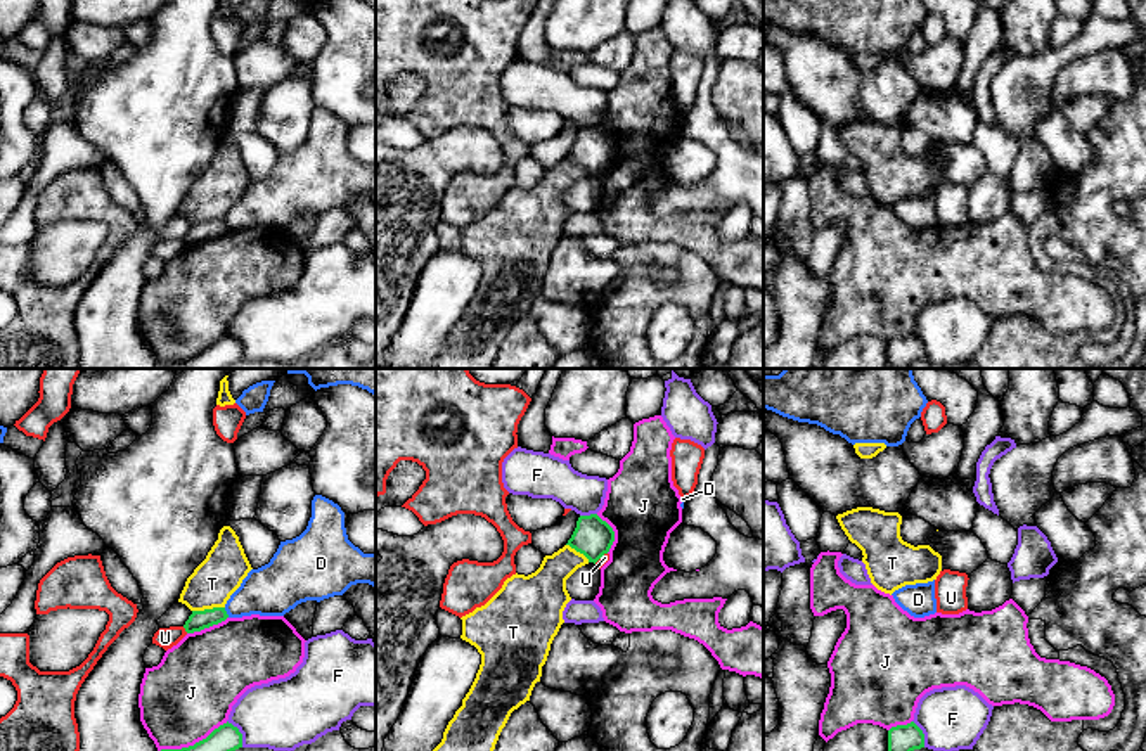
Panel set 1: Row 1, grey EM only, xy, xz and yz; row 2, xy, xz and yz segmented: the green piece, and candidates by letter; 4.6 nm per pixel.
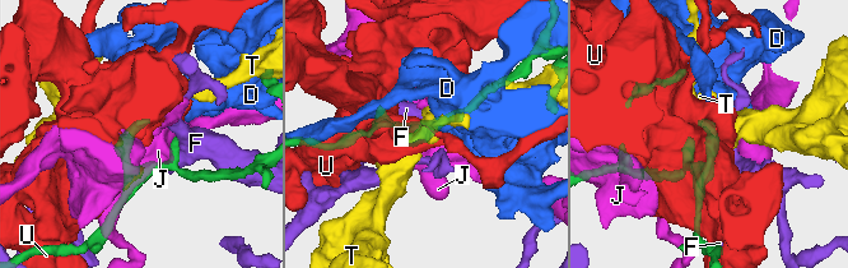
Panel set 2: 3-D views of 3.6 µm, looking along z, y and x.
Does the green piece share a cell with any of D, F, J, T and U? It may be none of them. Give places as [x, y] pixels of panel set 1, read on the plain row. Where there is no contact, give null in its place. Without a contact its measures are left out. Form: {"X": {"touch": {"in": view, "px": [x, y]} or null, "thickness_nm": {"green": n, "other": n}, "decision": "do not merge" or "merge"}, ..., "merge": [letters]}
{"D": {"touch": {"in": "xy", "px": [225, 225]}, "thickness_nm": {"green": 90, "other": 240}, "decision": "do not merge"}, "F": {"touch": {"in": "xz", "px": [587, 128]}, "thickness_nm": {"green": 190, "other": 190}, "decision": "do not merge"}, "J": {"touch": {"in": "xy", "px": [206, 239]}, "thickness_nm": {"green": 90, "other": 400}, "decision": "do not merge"}, "T": {"touch": {"in": "xy", "px": [208, 222]}, "thickness_nm": {"green": 90, "other": 200}, "decision": "do not merge"}, "U": {"touch": {"in": "xy", "px": [186, 243]}, "thickness_nm": {"green": 90, "other": 100}, "decision": "do not merge"}, "merge": []}

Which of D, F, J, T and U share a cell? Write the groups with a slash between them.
D / F / J / T / U

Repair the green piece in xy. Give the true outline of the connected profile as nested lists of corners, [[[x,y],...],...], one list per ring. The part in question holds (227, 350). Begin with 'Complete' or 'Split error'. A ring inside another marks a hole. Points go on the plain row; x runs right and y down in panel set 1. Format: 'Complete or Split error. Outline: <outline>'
Complete. Outline: [[[232,336],[215,341],[206,351],[182,362],[161,362],[158,369],[227,369],[242,360],[242,346]]]

